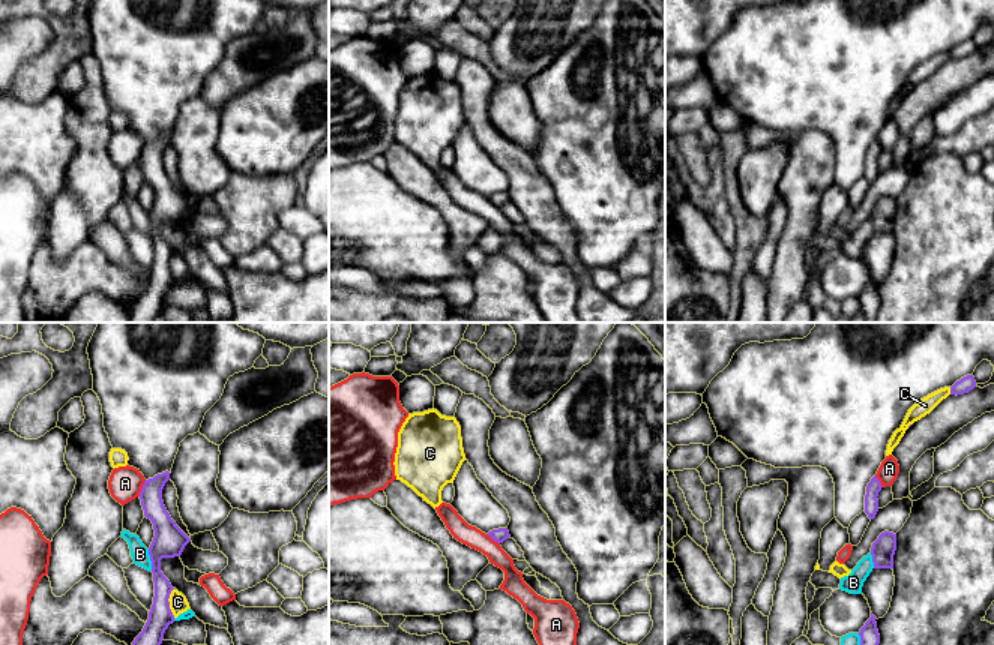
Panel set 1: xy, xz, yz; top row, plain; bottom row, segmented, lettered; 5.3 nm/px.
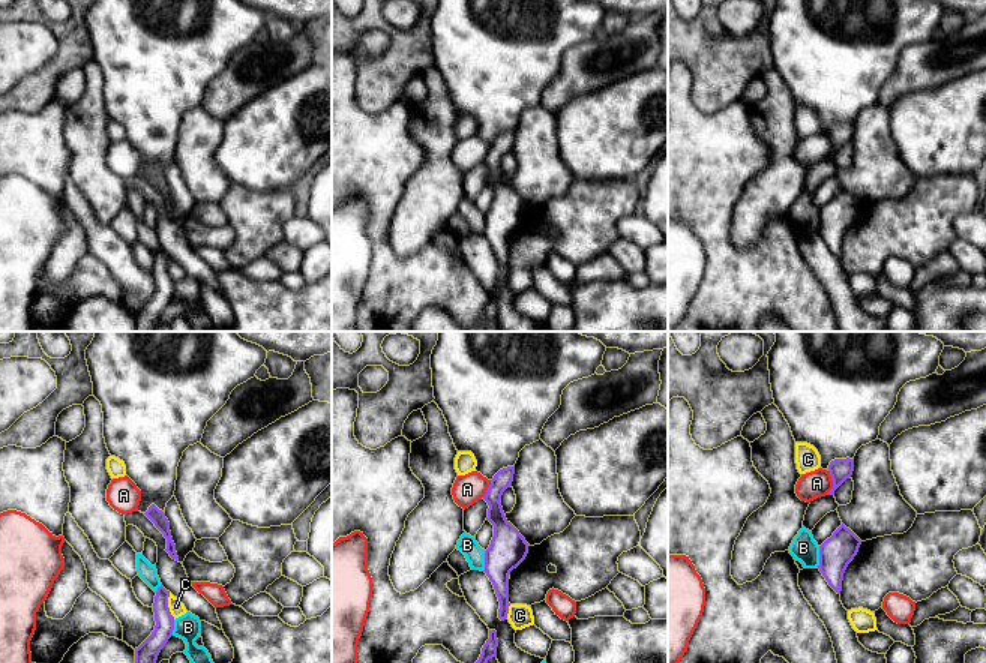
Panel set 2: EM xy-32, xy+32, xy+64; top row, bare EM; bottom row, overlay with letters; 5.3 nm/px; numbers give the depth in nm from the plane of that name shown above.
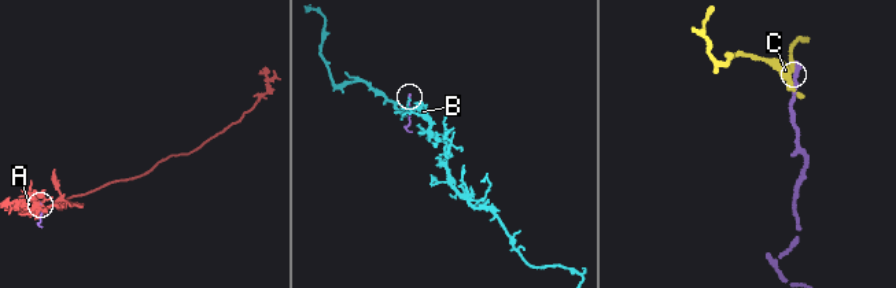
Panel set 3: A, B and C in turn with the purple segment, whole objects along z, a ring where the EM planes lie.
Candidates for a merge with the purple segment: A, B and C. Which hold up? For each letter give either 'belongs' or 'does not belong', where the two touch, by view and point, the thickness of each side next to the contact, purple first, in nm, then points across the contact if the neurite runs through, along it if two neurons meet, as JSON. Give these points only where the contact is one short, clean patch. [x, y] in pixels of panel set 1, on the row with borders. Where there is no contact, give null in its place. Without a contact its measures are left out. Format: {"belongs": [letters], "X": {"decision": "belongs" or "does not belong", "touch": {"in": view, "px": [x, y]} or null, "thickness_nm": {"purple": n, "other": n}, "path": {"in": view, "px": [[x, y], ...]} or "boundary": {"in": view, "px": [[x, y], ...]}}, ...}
{"belongs": ["A"], "A": {"decision": "belongs", "touch": {"in": "xy", "px": [141, 488]}, "thickness_nm": {"purple": 120, "other": 180}}, "B": {"decision": "does not belong", "touch": {"in": "xy", "px": [150, 560]}, "thickness_nm": {"purple": 170, "other": 100}}, "C": {"decision": "does not belong", "touch": {"in": "xy", "px": [168, 603]}, "thickness_nm": {"purple": 130, "other": 100}}}

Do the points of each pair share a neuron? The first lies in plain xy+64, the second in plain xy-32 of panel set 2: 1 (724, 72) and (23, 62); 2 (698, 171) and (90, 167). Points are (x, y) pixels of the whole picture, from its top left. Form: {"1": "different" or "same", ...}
{"1": "different", "2": "different"}

